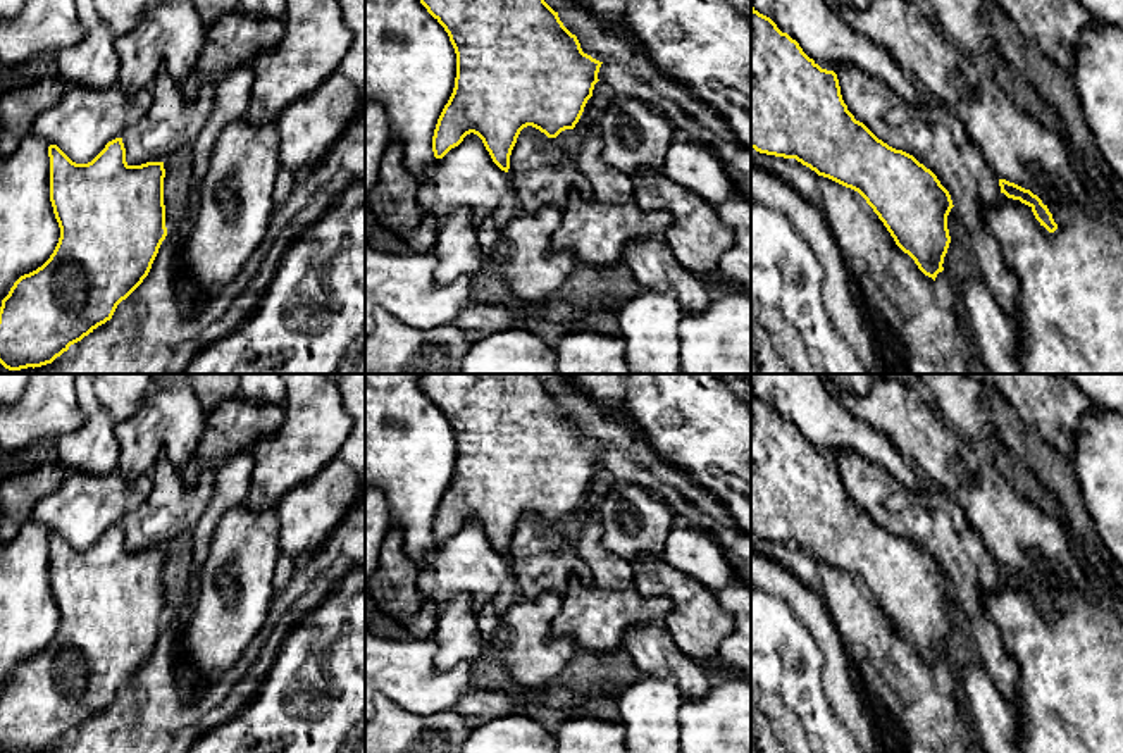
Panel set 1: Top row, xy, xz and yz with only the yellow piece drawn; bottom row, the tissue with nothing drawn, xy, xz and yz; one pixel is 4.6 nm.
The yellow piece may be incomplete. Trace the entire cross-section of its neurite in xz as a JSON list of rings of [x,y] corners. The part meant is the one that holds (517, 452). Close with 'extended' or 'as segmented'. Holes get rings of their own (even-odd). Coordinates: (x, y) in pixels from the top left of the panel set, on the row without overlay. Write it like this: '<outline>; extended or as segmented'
[[[420,374],[420,389],[444,414],[456,439],[453,479],[444,491],[432,522],[432,538],[443,545],[470,519],[477,520],[493,548],[505,558],[520,517],[532,512],[548,524],[574,515],[593,482],[603,448],[584,439],[537,374]]]; as segmented

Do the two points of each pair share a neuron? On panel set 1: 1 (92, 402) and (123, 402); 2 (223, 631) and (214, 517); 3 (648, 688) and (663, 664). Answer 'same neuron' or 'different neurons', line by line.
1: different neurons
2: different neurons
3: different neurons

